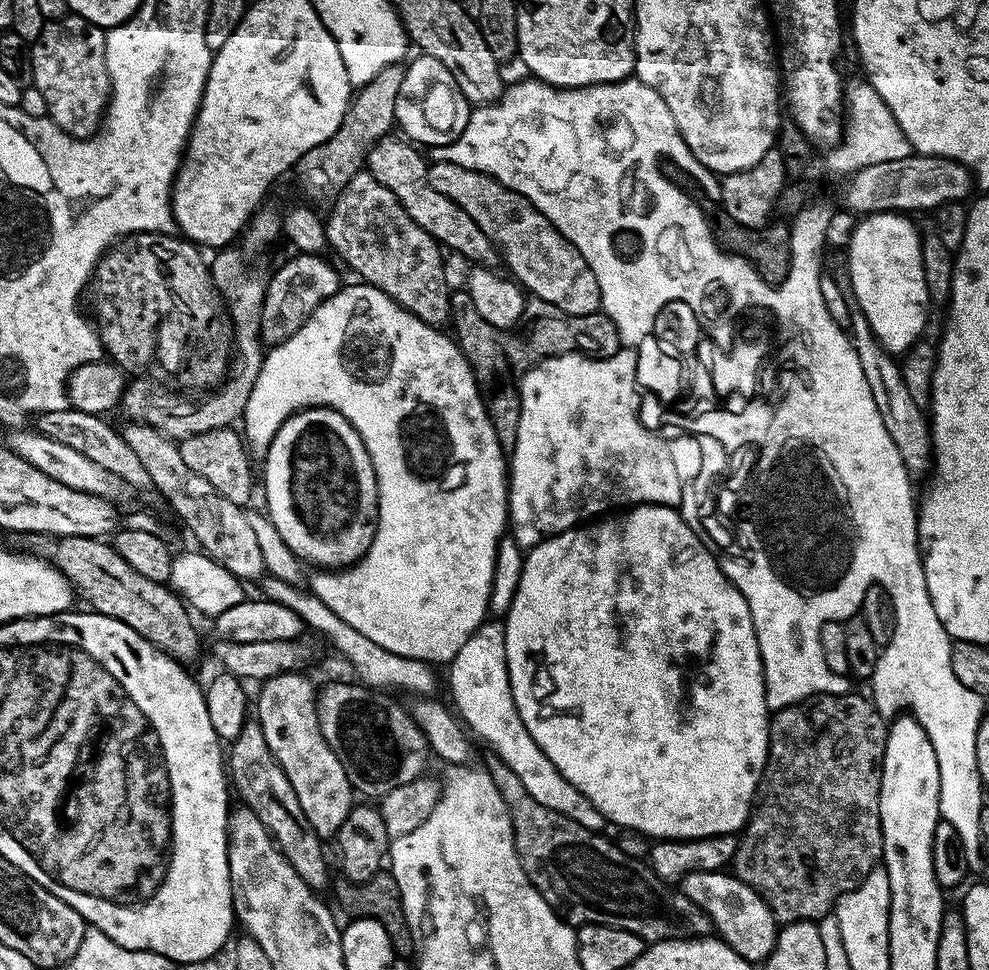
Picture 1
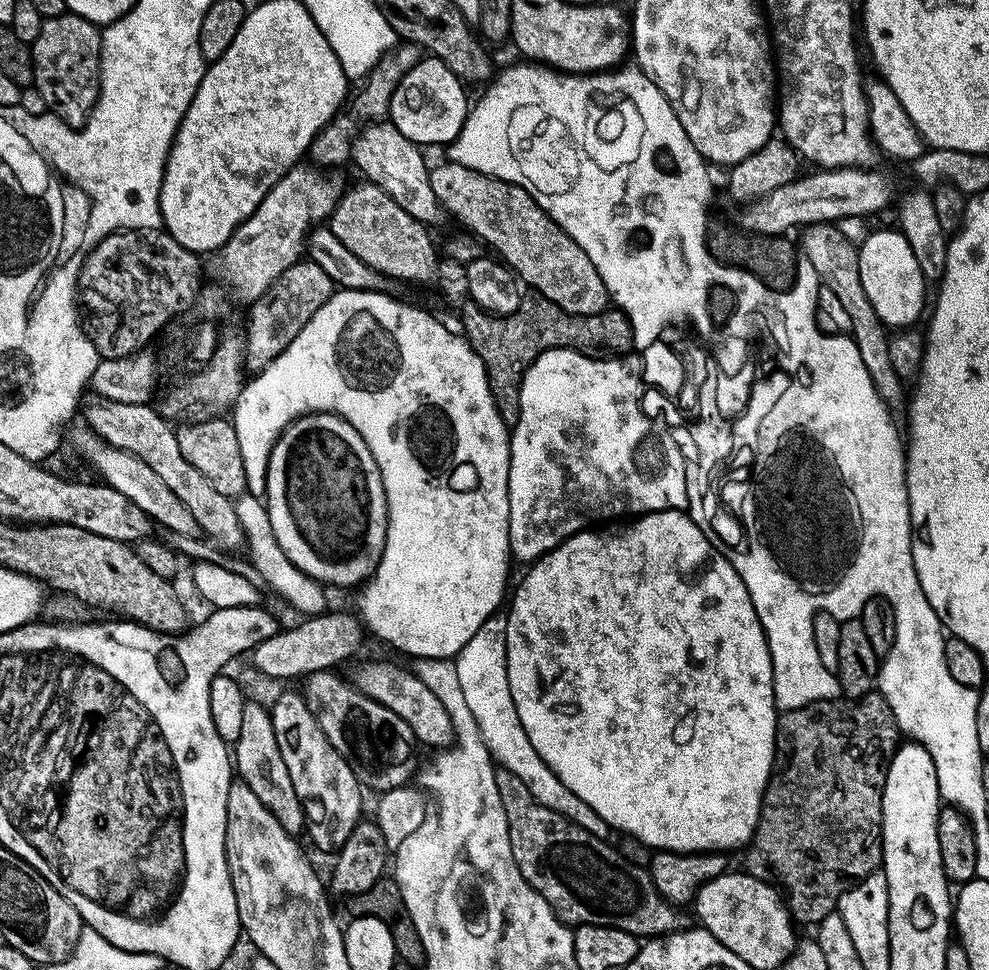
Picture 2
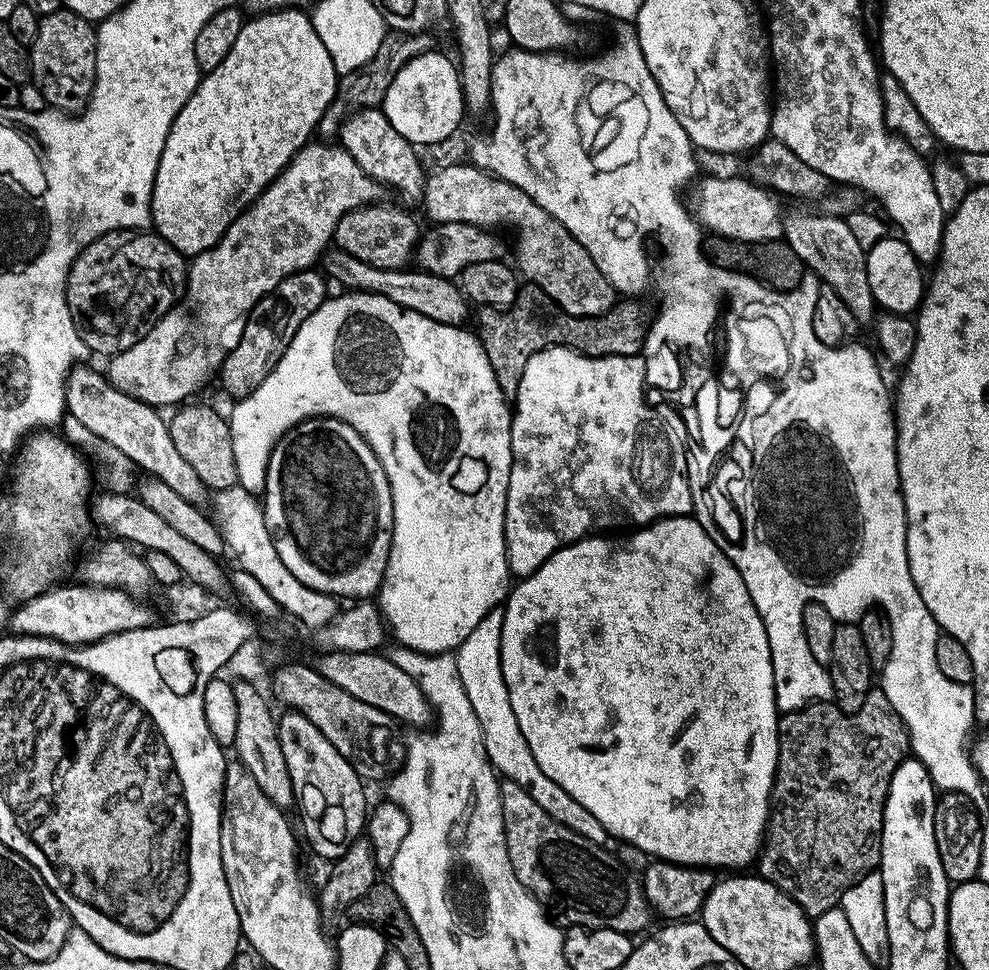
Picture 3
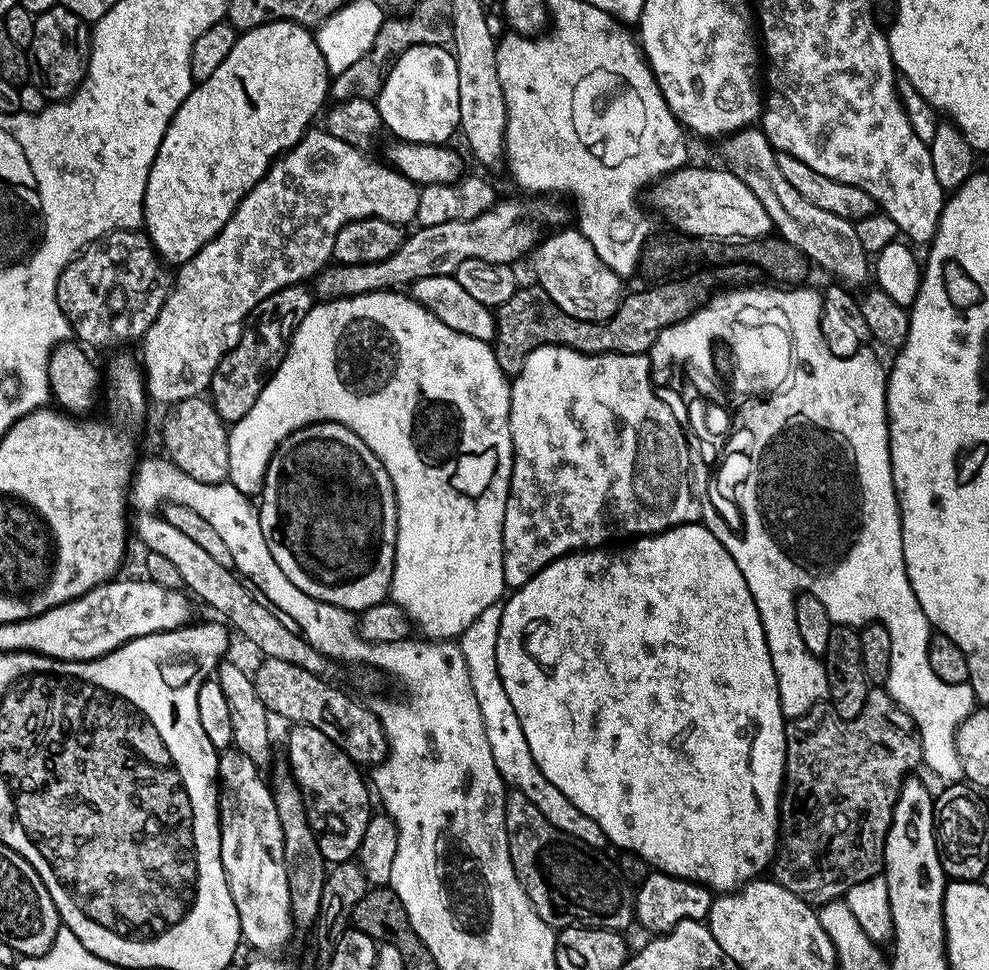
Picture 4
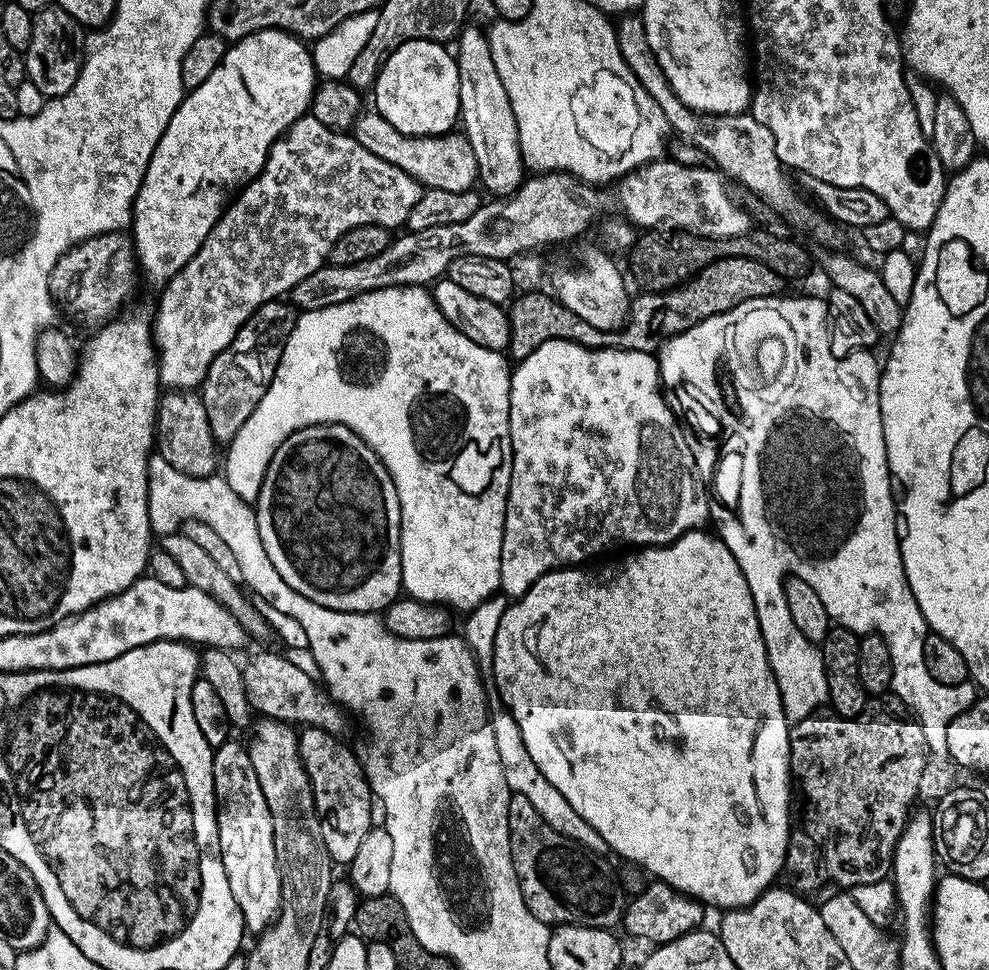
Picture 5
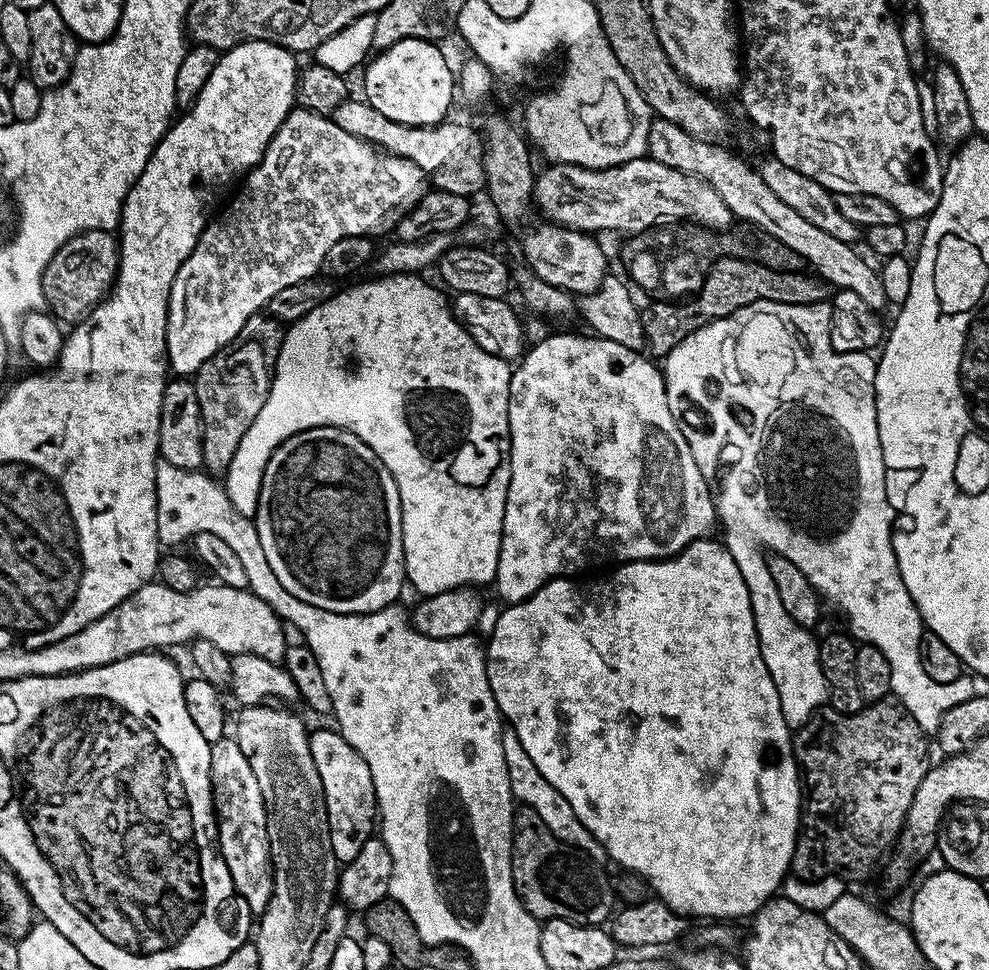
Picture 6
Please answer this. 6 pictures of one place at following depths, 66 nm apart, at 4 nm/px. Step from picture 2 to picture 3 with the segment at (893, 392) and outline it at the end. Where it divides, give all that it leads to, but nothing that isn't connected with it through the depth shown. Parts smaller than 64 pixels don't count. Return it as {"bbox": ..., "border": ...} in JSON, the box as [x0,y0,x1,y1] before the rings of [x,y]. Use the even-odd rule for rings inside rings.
{"bbox":[782,212,878,325],"border":[[[792,212],[784,216],[782,239],[802,258],[805,269],[821,284],[830,286],[846,304],[846,310],[856,319],[857,325],[871,325],[878,312],[876,299],[870,294],[866,278],[866,252],[854,238],[844,218],[816,212]]]}

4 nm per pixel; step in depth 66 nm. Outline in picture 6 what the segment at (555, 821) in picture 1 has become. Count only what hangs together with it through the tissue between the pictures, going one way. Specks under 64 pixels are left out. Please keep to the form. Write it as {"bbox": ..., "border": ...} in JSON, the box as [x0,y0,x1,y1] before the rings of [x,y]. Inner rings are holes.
{"bbox":[512,806,618,925],"border":[[[520,806],[515,809],[512,817],[512,881],[524,909],[531,916],[541,922],[568,920],[571,924],[603,925],[603,920],[607,921],[613,915],[618,901],[613,881],[610,876],[608,880],[607,874],[596,863],[588,853],[556,837],[532,808]]]}

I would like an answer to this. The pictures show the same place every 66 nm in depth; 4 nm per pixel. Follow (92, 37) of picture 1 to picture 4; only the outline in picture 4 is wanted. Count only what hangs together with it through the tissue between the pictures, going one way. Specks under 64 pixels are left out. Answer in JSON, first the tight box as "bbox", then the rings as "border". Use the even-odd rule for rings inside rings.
{"bbox":[26,6,89,101],"border":[[[57,6],[36,17],[34,42],[26,51],[31,83],[40,87],[45,101],[67,100],[75,94],[88,69],[89,47],[89,25],[68,8]]]}

